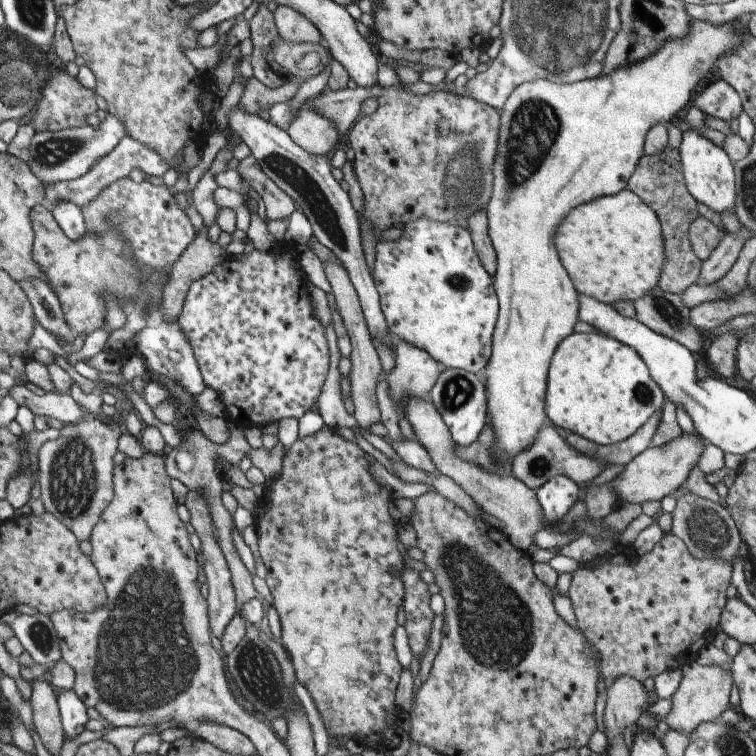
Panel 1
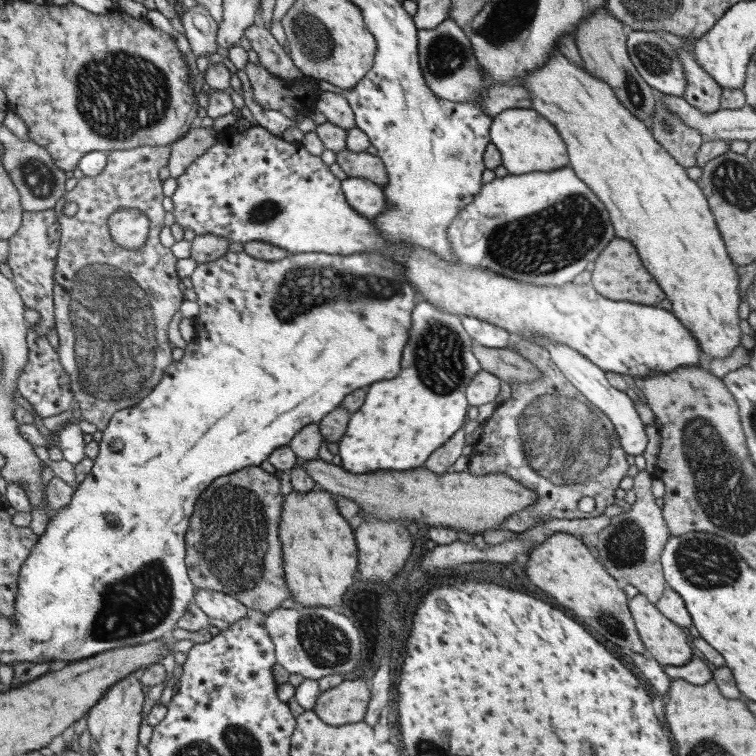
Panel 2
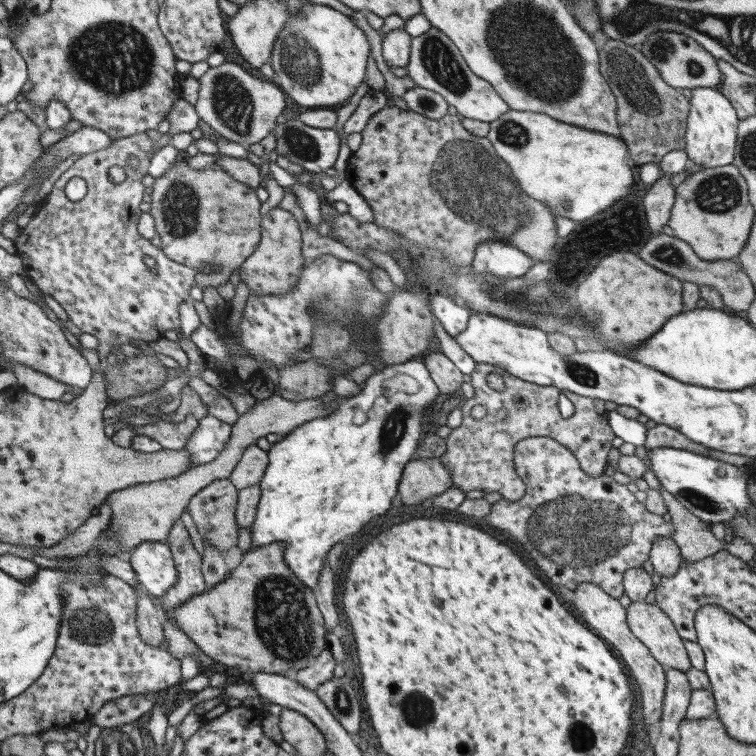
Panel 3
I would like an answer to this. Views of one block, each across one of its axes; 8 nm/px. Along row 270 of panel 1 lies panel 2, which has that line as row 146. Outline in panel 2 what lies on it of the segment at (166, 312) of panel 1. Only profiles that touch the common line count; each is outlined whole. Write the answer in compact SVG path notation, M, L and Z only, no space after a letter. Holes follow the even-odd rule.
M195 125L182 138L175 140L170 145L172 154L167 164L172 178L178 178L194 163L208 148L217 144L217 136L220 133L213 128L204 128Z

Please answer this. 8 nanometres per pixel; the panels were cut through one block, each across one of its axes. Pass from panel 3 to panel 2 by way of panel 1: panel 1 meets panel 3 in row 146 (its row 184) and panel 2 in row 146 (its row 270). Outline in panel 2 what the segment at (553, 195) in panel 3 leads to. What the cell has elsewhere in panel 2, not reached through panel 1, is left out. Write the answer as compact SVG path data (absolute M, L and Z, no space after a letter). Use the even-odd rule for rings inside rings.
M511 108L499 112L492 121L491 144L500 152L502 166L510 175L523 175L531 172L550 172L569 164L566 144L554 125L534 109Z

